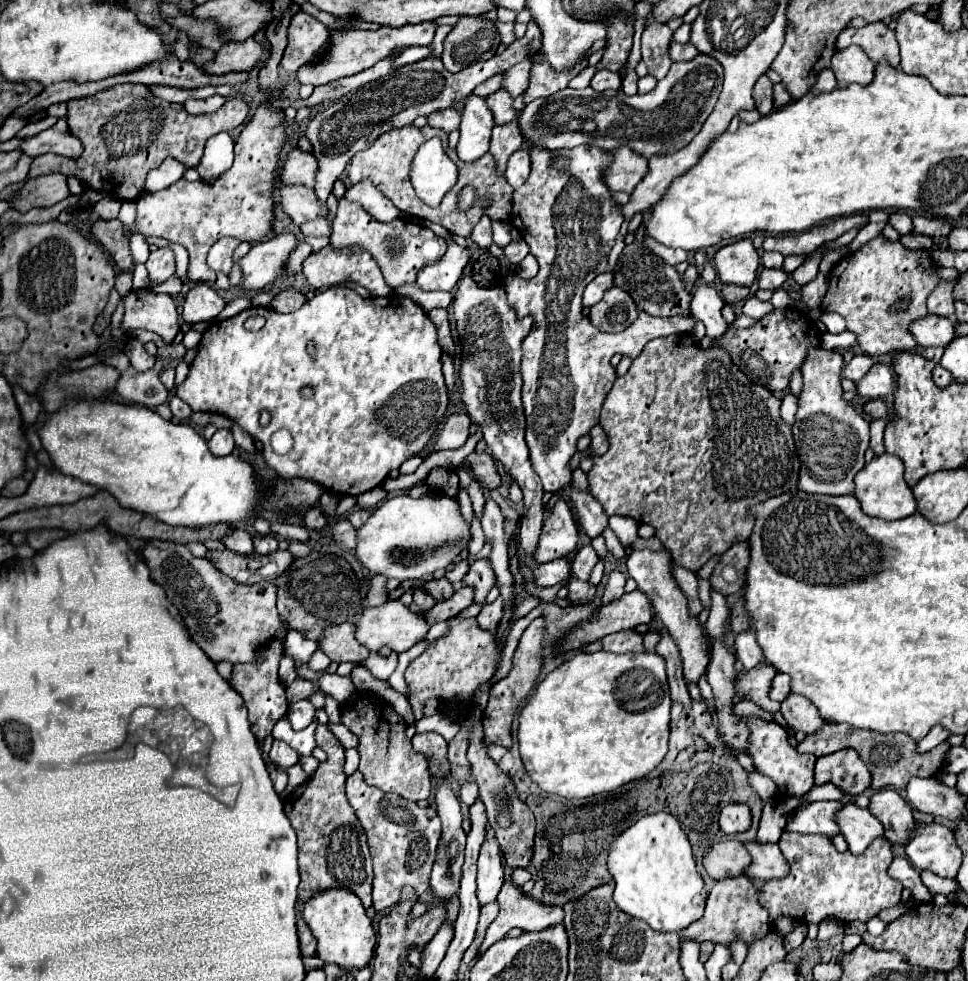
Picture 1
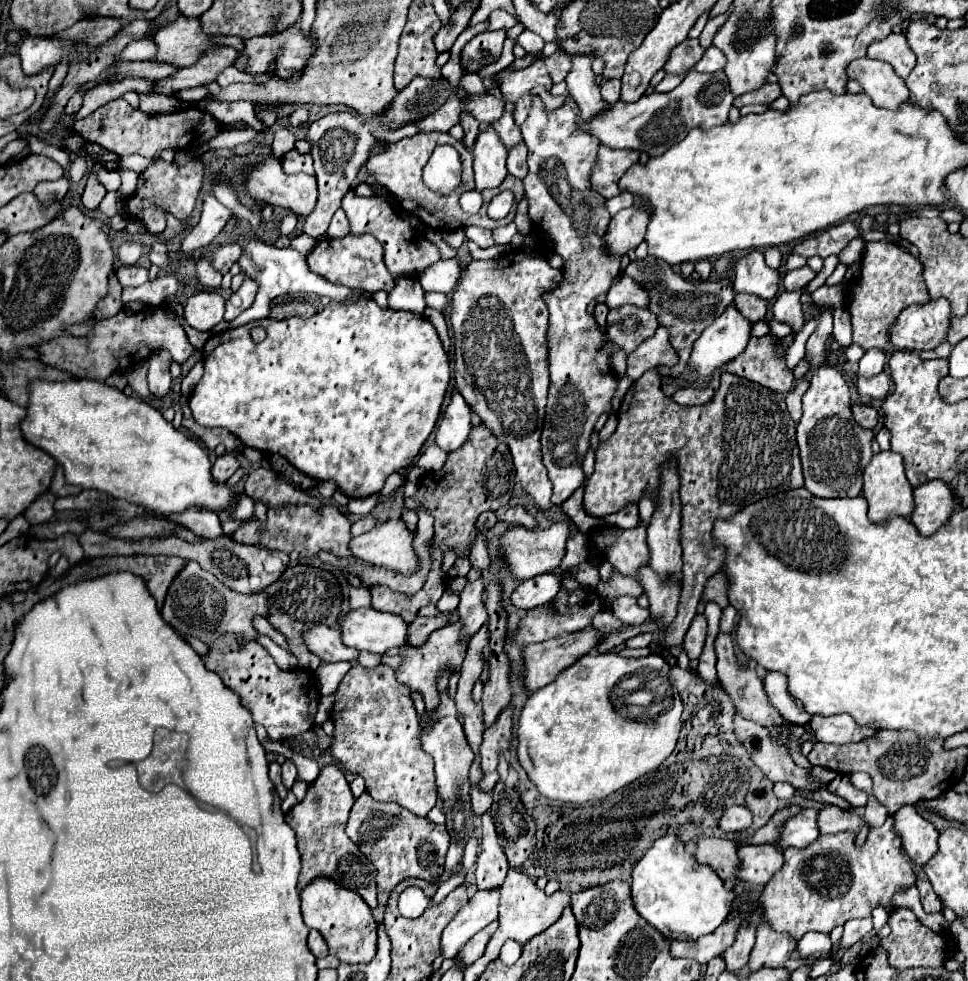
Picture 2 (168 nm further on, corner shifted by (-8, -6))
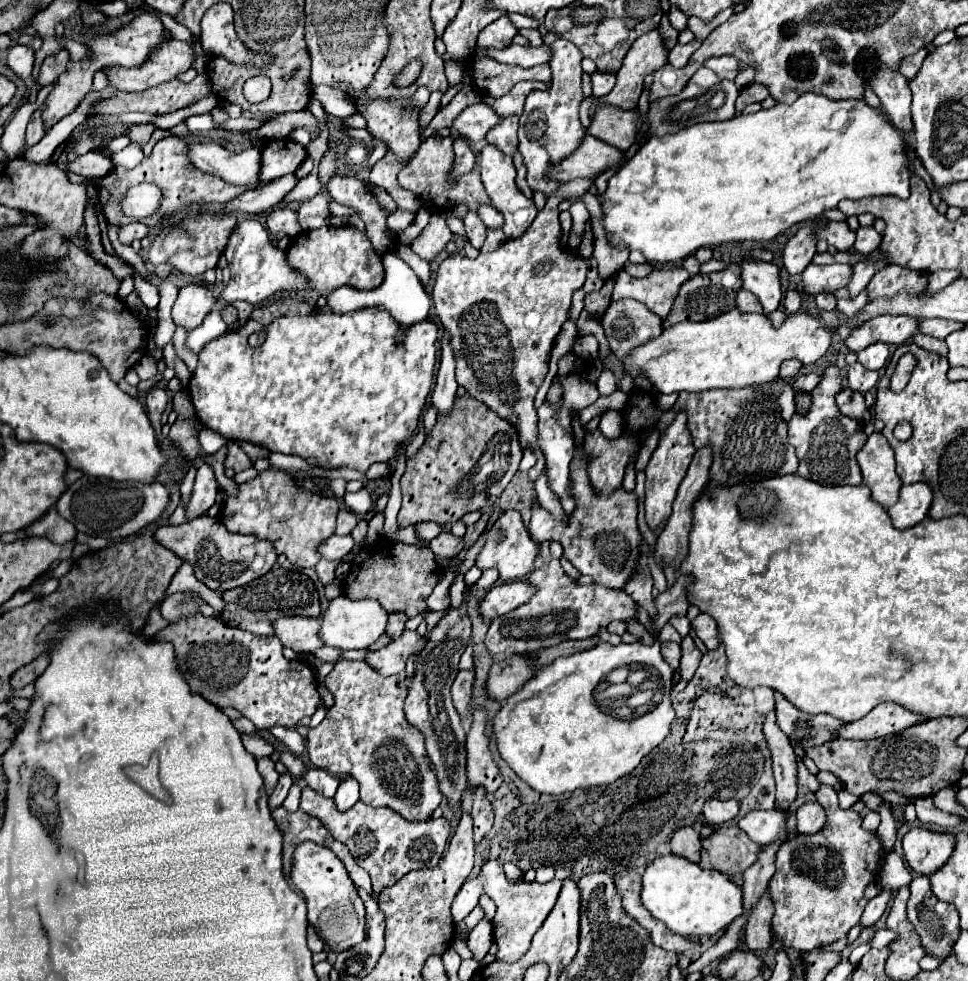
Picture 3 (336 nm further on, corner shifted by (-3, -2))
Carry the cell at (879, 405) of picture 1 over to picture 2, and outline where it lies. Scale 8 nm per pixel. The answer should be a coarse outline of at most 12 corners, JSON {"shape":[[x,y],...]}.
{"shape":[[855,404],[853,418],[863,428],[875,428],[879,412],[867,404]]}

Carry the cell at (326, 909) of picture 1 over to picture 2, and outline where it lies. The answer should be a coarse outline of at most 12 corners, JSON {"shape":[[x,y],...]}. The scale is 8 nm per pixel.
{"shape":[[333,880],[301,892],[307,928],[331,956],[367,964],[377,922],[357,892]]}

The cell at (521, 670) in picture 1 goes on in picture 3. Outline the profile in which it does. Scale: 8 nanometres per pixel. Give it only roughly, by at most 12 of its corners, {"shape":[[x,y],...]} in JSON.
{"shape":[[472,792],[474,840],[492,828],[490,798]]}

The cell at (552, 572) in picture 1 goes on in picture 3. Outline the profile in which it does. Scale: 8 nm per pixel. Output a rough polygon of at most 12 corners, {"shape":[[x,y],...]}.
{"shape":[[526,580],[492,586],[480,616],[492,620],[518,608],[534,586]]}

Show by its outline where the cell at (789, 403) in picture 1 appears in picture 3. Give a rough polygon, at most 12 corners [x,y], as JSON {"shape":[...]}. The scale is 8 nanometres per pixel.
{"shape":[[818,374],[798,376],[794,390],[812,392],[822,376]]}

